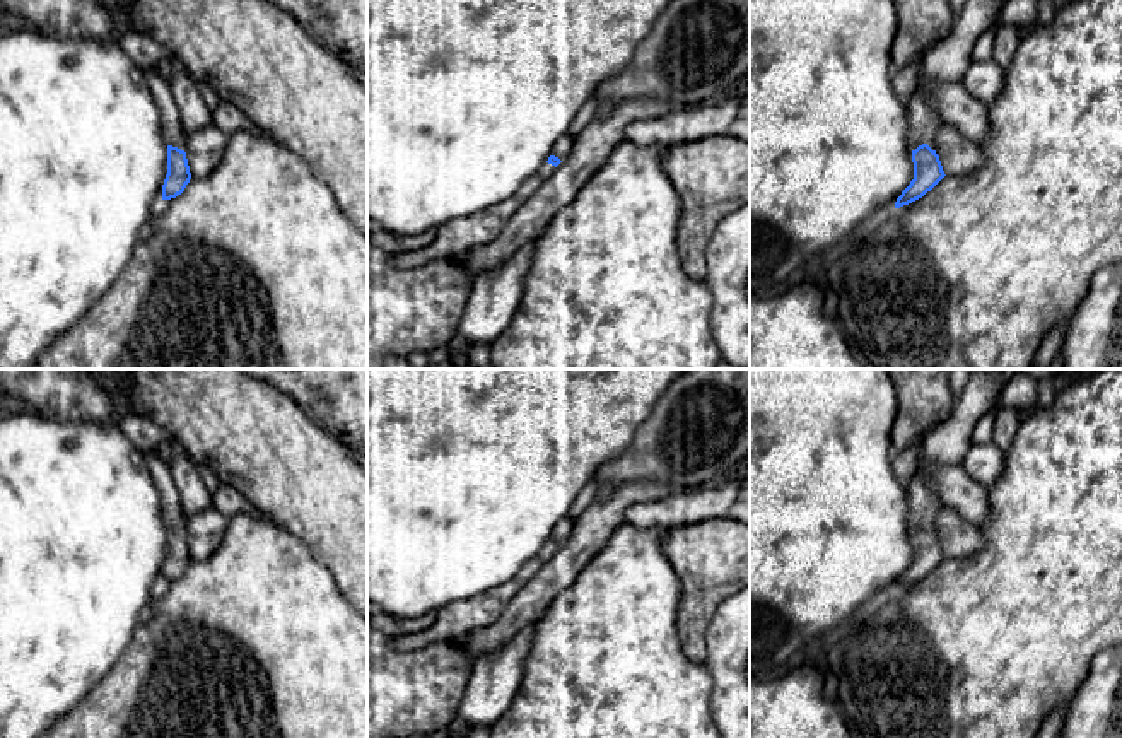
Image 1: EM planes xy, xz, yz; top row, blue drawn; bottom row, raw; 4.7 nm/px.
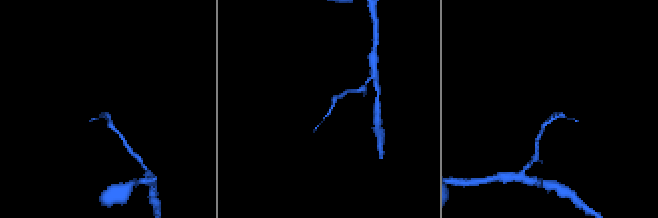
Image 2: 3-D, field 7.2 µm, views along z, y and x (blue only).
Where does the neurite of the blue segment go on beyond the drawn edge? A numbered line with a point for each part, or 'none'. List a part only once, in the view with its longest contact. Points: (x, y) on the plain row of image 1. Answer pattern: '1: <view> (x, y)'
1: yz (924, 504)

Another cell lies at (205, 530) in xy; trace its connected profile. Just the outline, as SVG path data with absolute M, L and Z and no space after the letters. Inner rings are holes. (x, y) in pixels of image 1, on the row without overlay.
M213 506L186 516L186 542L191 560L208 559L222 543L229 518Z

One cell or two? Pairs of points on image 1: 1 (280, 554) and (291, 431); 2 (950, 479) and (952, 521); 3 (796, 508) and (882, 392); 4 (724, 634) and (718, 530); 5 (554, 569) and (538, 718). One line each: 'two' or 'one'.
1: two
2: two
3: one
4: two
5: two

